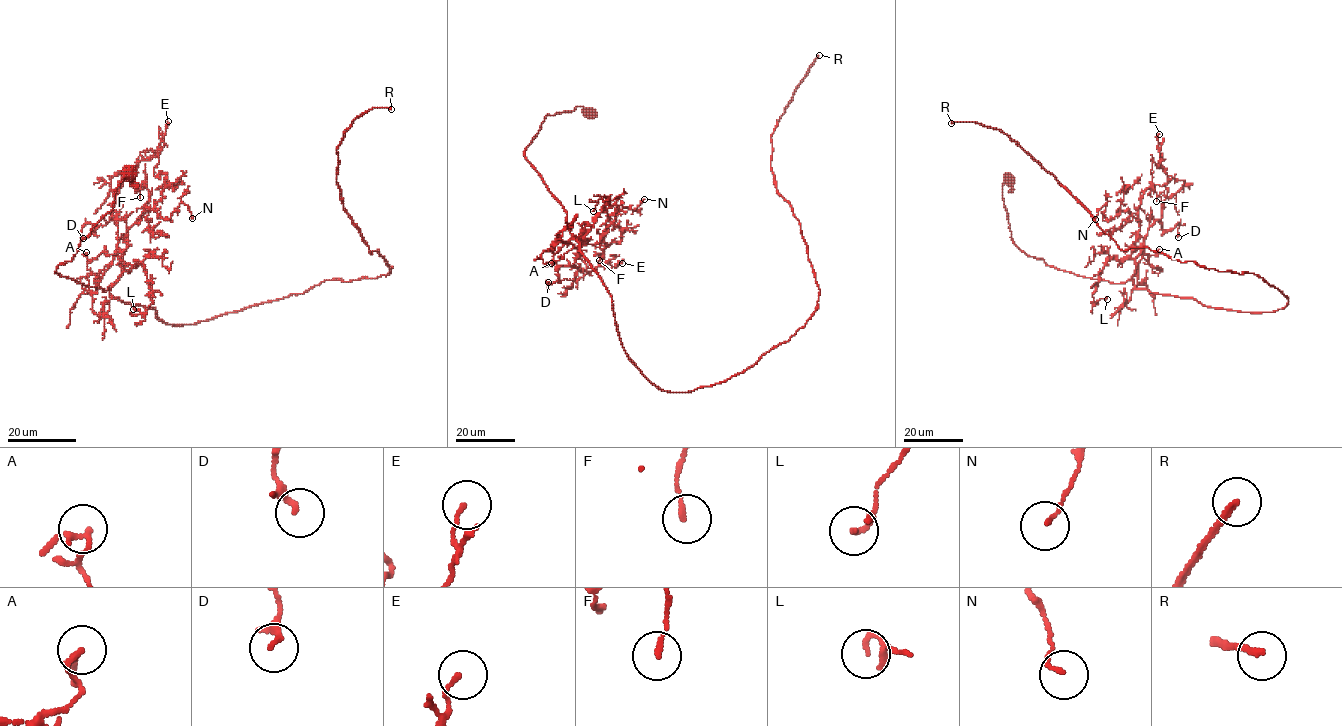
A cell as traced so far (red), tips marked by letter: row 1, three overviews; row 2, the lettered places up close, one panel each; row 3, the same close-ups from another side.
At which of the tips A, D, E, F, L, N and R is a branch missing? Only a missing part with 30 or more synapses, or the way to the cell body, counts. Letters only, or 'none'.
R

